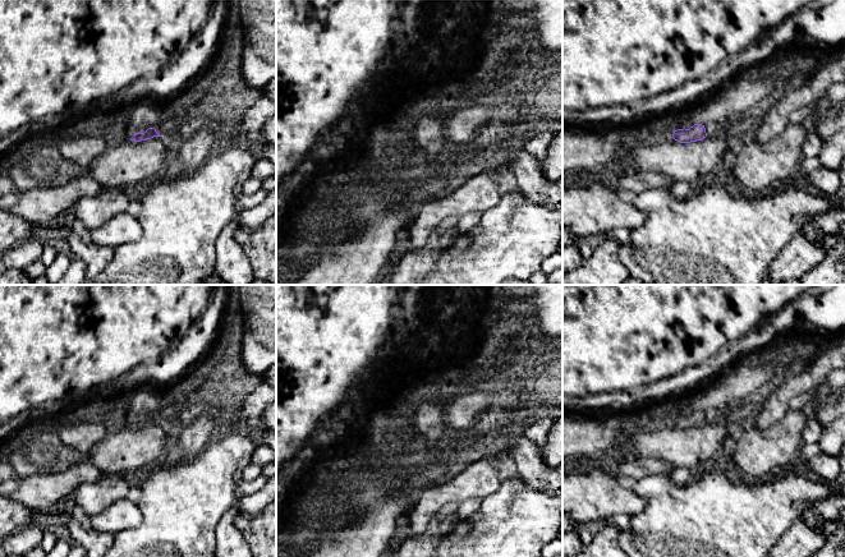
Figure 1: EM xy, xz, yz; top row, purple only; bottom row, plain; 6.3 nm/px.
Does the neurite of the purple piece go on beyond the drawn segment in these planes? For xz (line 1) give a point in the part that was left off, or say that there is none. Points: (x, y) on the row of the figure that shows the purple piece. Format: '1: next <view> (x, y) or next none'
1: next none

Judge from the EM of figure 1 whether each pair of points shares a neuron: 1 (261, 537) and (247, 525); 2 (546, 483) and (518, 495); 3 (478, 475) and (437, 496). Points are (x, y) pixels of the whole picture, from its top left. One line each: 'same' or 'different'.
1: same
2: different
3: same

